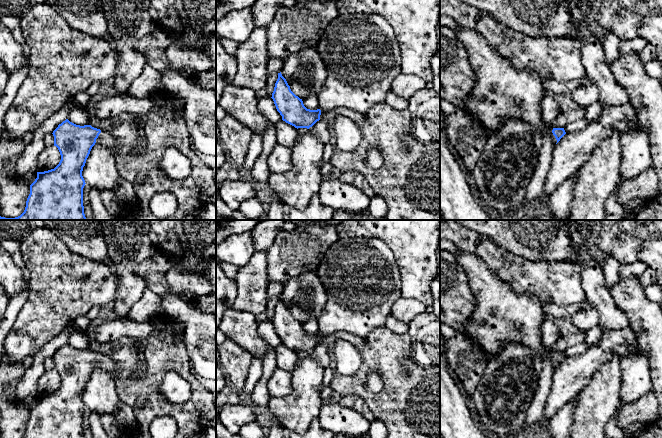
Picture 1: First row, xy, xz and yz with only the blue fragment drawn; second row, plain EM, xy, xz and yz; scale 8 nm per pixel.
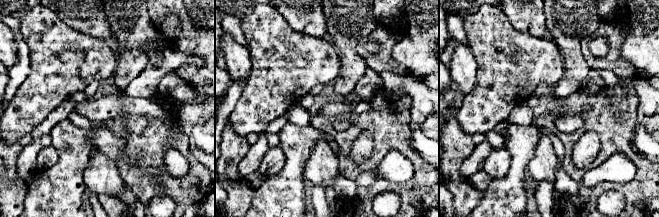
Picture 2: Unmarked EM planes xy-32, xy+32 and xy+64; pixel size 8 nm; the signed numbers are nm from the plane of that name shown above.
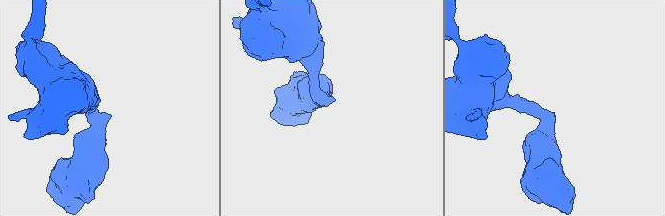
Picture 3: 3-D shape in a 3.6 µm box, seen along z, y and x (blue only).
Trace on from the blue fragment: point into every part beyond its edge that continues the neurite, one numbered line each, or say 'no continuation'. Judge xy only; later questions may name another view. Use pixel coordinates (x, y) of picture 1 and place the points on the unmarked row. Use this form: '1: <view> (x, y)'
1: xy (107, 363)

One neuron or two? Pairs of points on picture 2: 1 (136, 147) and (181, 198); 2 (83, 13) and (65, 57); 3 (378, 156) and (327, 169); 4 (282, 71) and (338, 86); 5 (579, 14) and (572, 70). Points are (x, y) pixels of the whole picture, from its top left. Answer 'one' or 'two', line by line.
1: one
2: two
3: two
4: two
5: one

